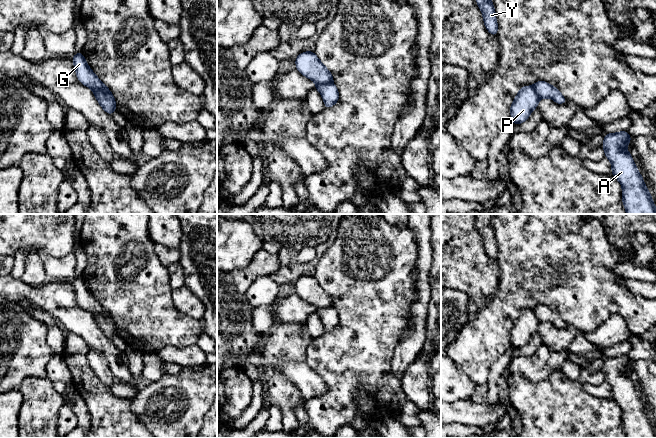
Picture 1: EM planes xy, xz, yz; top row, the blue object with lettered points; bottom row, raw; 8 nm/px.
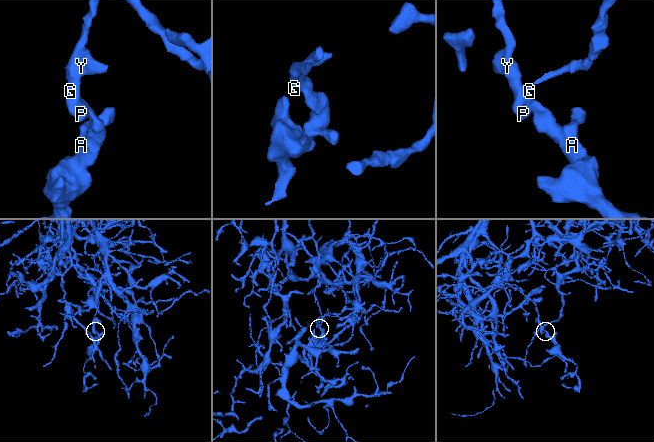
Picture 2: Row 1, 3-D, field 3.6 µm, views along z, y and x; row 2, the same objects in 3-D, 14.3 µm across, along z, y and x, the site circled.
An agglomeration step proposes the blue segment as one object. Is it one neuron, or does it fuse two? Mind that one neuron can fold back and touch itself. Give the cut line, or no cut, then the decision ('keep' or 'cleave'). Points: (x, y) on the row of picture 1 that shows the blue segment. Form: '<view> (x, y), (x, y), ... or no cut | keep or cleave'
xy (93, 89), (110, 93) | cleave

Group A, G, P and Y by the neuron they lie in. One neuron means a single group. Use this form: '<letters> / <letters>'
A G / P Y

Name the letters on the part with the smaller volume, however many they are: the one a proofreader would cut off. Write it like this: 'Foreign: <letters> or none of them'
Foreign: A, G

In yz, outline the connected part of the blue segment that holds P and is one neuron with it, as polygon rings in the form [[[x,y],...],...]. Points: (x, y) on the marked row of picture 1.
[[[523,86],[510,106],[511,120],[518,126],[525,122],[532,111],[538,107],[539,97],[533,86]]]

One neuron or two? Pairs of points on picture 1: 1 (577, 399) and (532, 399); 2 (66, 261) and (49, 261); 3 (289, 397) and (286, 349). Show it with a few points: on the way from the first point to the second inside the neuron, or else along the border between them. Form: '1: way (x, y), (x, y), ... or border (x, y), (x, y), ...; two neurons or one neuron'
1: way (566, 399), (543, 399); one neuron
2: way (62, 262), (53, 262); one neuron
3: way (277, 385), (272, 380), (272, 363), (274, 361); one neuron

